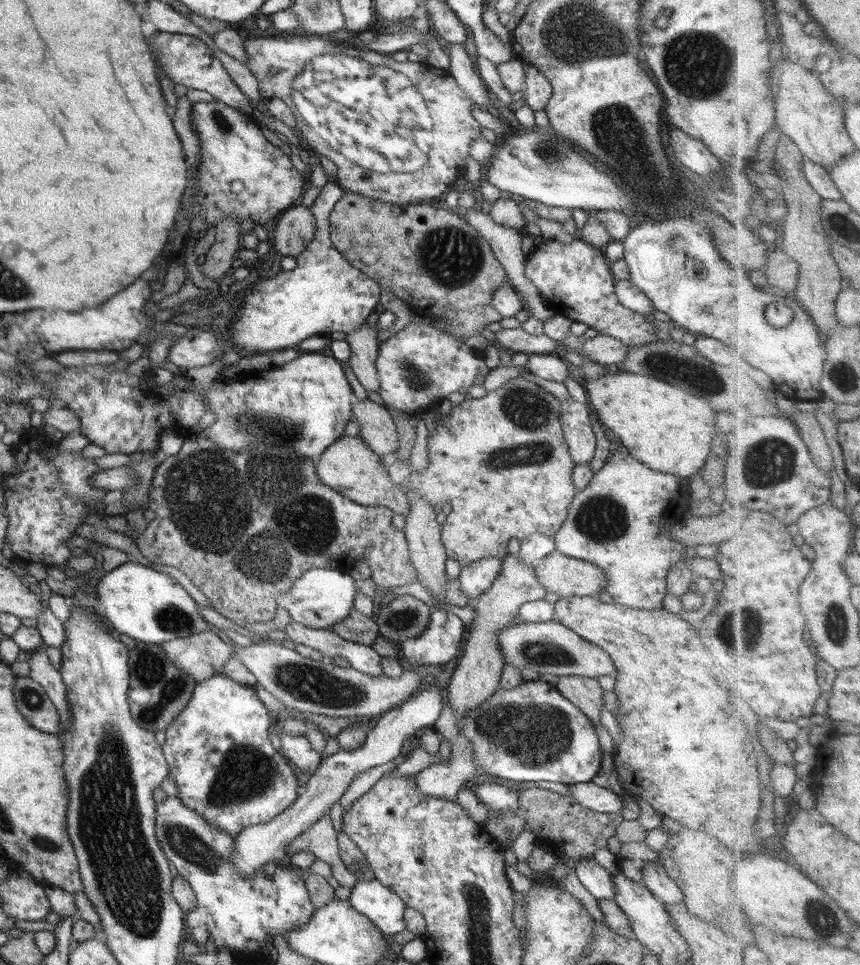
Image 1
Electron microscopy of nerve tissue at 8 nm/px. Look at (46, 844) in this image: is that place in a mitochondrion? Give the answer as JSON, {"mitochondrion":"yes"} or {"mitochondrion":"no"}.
{"mitochondrion":"yes"}

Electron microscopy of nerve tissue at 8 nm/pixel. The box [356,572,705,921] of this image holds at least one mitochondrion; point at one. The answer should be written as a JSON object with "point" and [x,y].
{"point":[537,735]}

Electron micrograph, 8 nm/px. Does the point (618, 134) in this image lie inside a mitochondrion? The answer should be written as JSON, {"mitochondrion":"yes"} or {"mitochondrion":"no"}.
{"mitochondrion":"yes"}

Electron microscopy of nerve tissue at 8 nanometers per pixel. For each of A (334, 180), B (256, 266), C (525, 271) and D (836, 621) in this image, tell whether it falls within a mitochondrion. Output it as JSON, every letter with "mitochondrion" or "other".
{"A":"other","B":"other","C":"other","D":"mitochondrion"}

